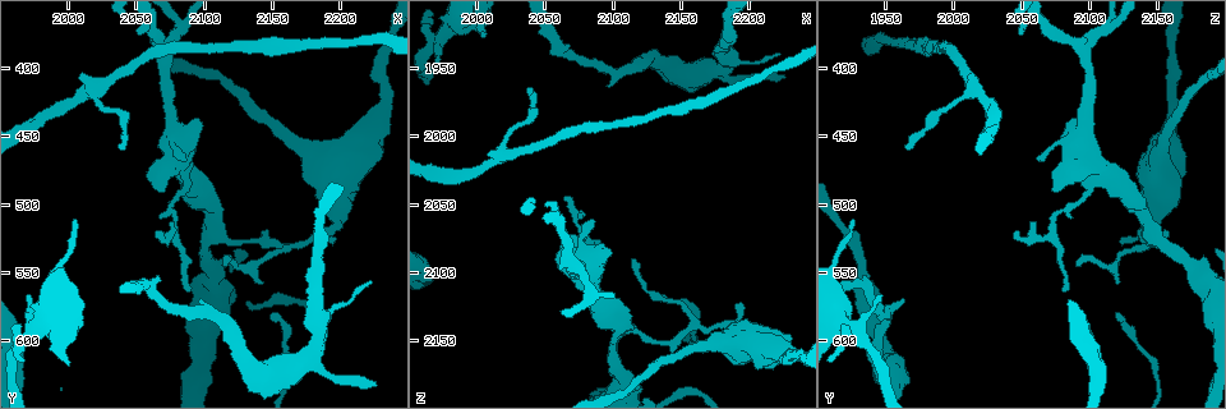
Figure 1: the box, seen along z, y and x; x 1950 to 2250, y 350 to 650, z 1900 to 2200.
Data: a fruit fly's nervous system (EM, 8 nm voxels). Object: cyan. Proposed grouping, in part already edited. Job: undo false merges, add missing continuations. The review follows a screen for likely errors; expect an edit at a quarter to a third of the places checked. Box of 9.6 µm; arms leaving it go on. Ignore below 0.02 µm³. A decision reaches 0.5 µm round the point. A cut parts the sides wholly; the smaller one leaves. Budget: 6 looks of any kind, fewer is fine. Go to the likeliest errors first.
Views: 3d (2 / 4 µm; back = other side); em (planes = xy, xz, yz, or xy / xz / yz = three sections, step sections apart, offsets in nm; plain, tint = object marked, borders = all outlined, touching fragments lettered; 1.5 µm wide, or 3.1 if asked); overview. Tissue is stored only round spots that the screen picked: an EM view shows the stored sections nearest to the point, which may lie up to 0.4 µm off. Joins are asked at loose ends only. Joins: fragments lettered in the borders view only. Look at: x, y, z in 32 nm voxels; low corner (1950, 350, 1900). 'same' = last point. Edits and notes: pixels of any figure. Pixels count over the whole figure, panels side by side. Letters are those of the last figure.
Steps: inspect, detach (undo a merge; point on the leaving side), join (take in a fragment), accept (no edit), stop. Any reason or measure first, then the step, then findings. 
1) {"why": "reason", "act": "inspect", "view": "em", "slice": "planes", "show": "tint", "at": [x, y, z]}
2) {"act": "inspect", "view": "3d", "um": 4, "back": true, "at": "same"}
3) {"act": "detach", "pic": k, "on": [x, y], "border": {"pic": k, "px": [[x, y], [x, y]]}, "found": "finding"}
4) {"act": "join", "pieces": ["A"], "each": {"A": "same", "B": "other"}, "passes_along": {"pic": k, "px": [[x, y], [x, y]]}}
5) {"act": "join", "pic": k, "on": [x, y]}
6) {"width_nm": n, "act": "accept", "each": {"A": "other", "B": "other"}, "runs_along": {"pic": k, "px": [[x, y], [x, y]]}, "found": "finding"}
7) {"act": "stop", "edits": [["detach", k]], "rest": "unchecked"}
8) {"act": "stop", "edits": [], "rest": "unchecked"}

{"act": "inspect", "view": "3d", "um": 4, "at": [2096, 568, 1962]}

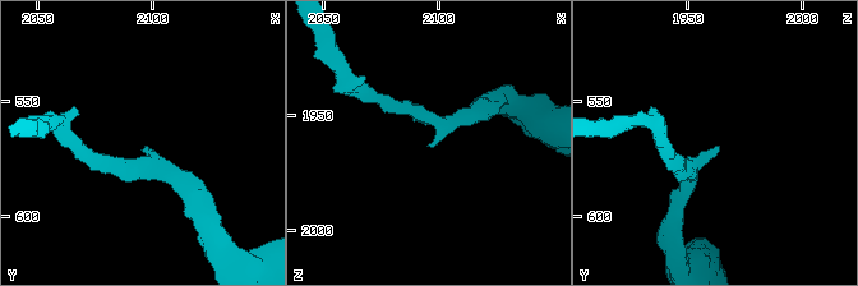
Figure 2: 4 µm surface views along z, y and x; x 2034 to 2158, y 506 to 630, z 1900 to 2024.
{"act": "inspect", "view": "em", "slice": "xz", "step": 4, "show": "borders", "at": [2097, 569, 1963]}

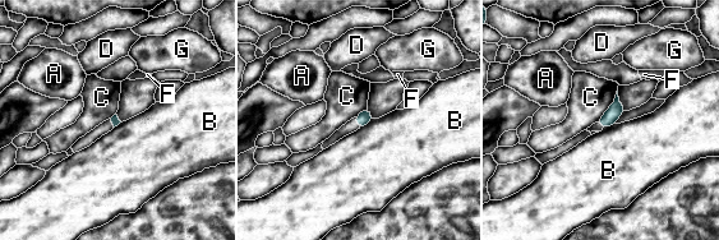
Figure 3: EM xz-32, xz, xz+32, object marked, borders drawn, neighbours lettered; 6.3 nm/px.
{"act": "accept", "each": {"A": "other", "B": "other", "C": "other", "D": "other", "F": "other", "G": "other"}, "border": {"pic": 3, "px": [[617, 90], [611, 106], [595, 121]]}, "found": "no lettered fragment goes on from it"}

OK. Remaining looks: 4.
{"why": "an open end", "act": "inspect", "view": "em", "slice": "xz", "step": 4, "show": "borders", "at": [2006, 512, 1930]}

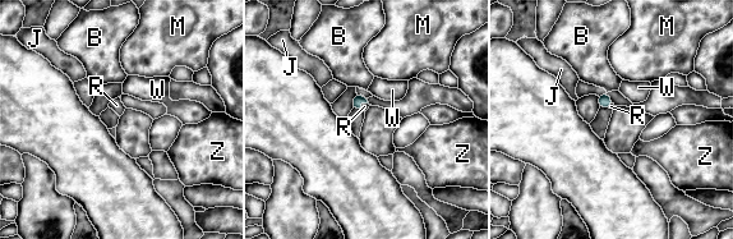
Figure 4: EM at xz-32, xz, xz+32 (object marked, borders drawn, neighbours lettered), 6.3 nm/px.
{"act": "inspect", "view": "em", "slice": "planes", "show": "borders", "at": "same"}

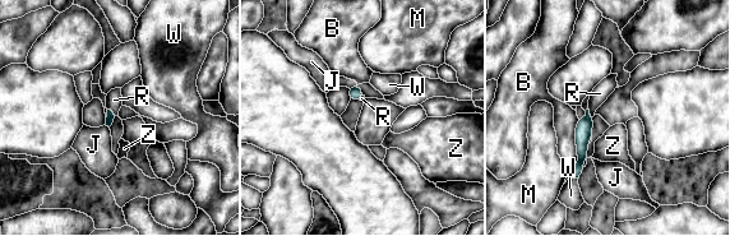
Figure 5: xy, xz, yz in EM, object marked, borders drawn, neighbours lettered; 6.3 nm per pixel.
{"act": "join", "pieces": ["R"], "each": {"B": "other", "J": "other", "M": "other", "R": "same", "W": "other", "Z": "other"}, "passes_along": {"pic": 5, "px": [[110, 118], [111, 111], [114, 100]]}, "found": "the neuron continues"}

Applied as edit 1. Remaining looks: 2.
{"act": "stop", "edits": [["join", 5]], "rest": "unchecked"}

